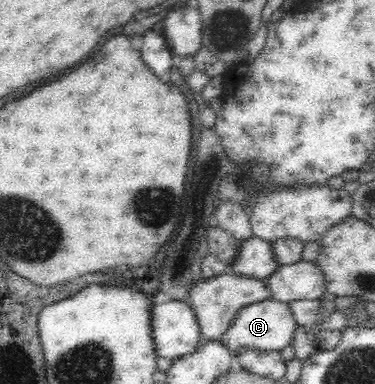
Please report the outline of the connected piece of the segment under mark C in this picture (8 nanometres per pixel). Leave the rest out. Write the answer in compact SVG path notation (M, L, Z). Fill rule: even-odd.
M272 298L244 307L219 341L226 344L232 355L242 348L281 351L292 343L298 326L292 306L288 302Z

